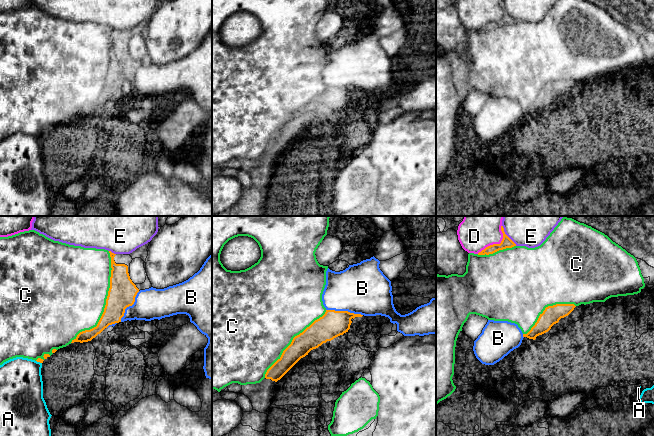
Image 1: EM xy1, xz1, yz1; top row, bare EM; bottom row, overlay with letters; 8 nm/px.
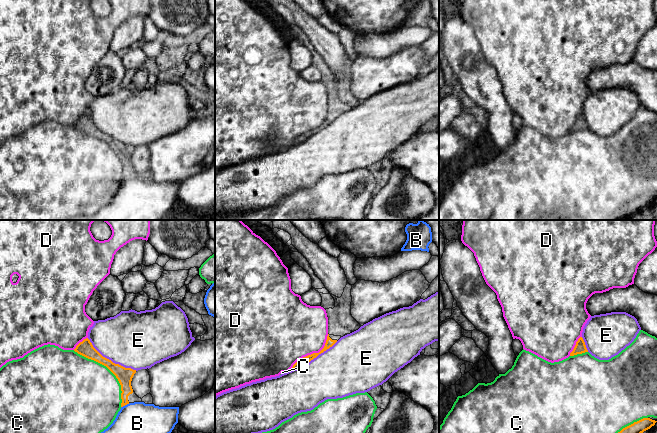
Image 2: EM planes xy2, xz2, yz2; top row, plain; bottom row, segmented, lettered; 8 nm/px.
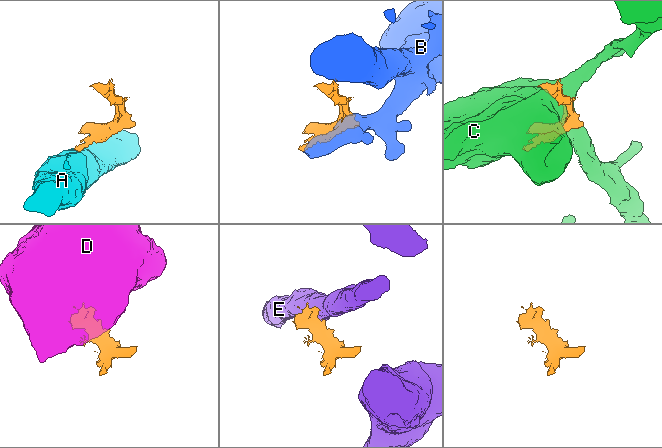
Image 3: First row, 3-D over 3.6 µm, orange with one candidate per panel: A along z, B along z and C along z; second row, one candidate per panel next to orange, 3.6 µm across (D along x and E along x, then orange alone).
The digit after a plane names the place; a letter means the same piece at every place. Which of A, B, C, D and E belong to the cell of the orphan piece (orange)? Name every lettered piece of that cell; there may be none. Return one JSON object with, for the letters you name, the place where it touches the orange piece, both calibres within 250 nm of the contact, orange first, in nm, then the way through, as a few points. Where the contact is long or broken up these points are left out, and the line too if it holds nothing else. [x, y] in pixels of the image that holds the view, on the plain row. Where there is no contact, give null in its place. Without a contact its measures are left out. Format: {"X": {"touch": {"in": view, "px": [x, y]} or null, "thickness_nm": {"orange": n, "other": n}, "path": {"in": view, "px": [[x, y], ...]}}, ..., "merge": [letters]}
{"C": {"touch": {"in": "xy1", "px": [106, 77]}, "thickness_nm": {"orange": 220, "other": 500}}, "merge": ["C"]}

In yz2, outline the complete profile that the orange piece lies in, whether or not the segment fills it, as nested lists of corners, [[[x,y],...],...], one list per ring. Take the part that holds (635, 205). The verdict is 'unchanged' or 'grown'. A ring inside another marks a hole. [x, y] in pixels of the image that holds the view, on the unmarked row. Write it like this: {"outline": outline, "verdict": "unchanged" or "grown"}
{"outline": [[[640,106],[634,117],[618,131],[609,136],[599,136],[588,128],[583,114],[580,113],[570,132],[559,138],[548,138],[523,125],[512,144],[505,150],[499,150],[491,159],[478,159],[465,171],[458,172],[439,203],[439,220],[562,220],[570,216],[578,216],[583,220],[624,220],[654,202],[657,198],[655,194],[657,194],[657,114]]], "verdict": "grown"}

